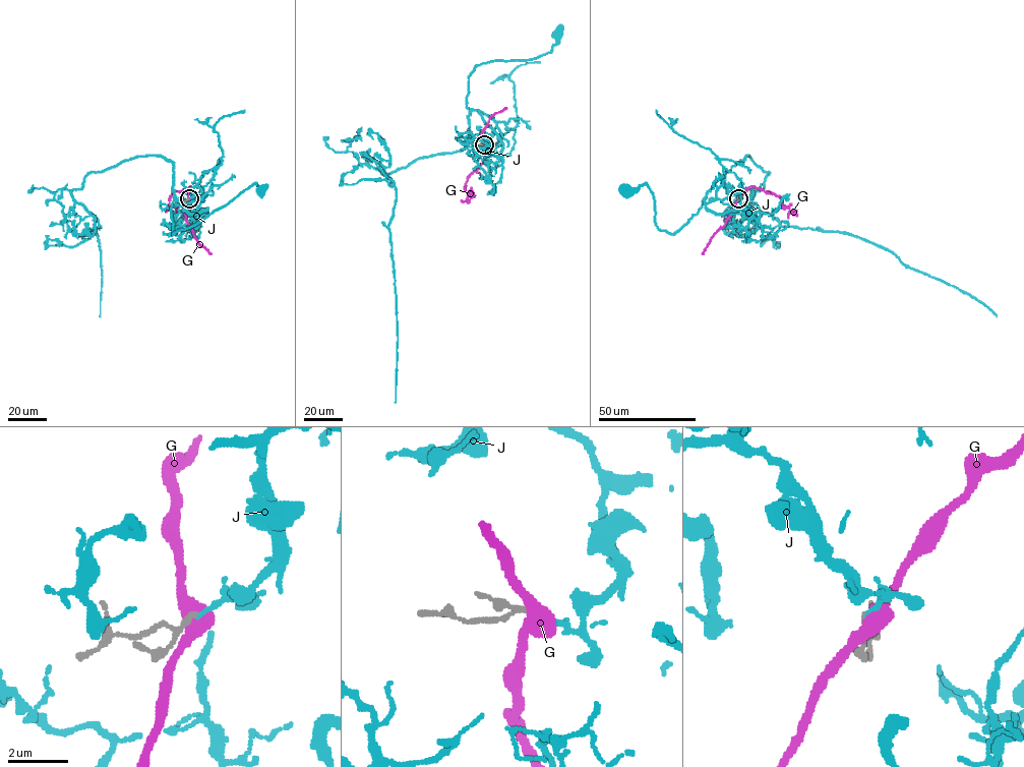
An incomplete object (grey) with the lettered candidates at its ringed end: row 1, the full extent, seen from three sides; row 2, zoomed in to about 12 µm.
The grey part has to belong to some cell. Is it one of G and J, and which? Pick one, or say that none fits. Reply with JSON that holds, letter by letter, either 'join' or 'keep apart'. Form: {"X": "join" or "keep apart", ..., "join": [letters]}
{"G": "keep apart", "J": "keep apart", "join": []}

